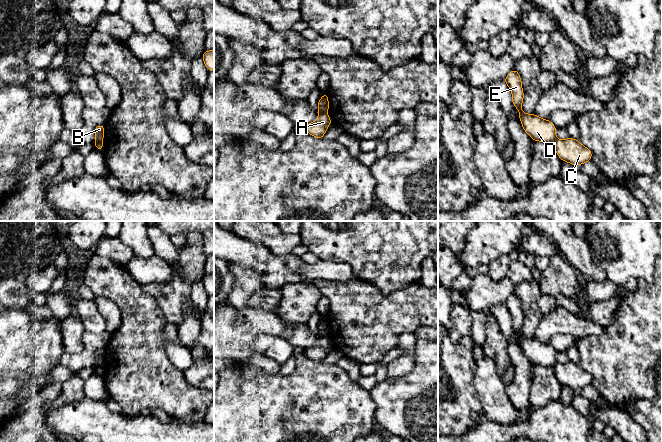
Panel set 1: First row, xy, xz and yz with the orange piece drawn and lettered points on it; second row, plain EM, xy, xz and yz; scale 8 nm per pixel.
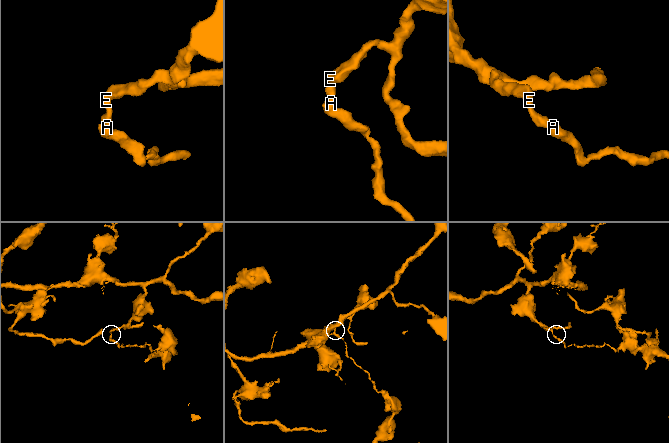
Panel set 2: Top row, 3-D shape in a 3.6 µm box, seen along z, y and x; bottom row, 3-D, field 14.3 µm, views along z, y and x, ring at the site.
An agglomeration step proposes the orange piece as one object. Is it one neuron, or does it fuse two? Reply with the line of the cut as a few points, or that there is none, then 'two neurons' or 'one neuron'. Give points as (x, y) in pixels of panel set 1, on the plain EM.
cut in xy along (102, 364), (95, 366); two neurons

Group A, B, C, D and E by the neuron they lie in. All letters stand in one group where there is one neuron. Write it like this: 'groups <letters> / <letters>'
groups A C / B D E

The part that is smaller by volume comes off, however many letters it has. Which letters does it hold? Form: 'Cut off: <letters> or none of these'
Cut off: A, C

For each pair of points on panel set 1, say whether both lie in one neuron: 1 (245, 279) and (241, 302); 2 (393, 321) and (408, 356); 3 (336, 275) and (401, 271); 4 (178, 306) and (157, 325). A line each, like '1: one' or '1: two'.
1: one
2: two
3: two
4: two

